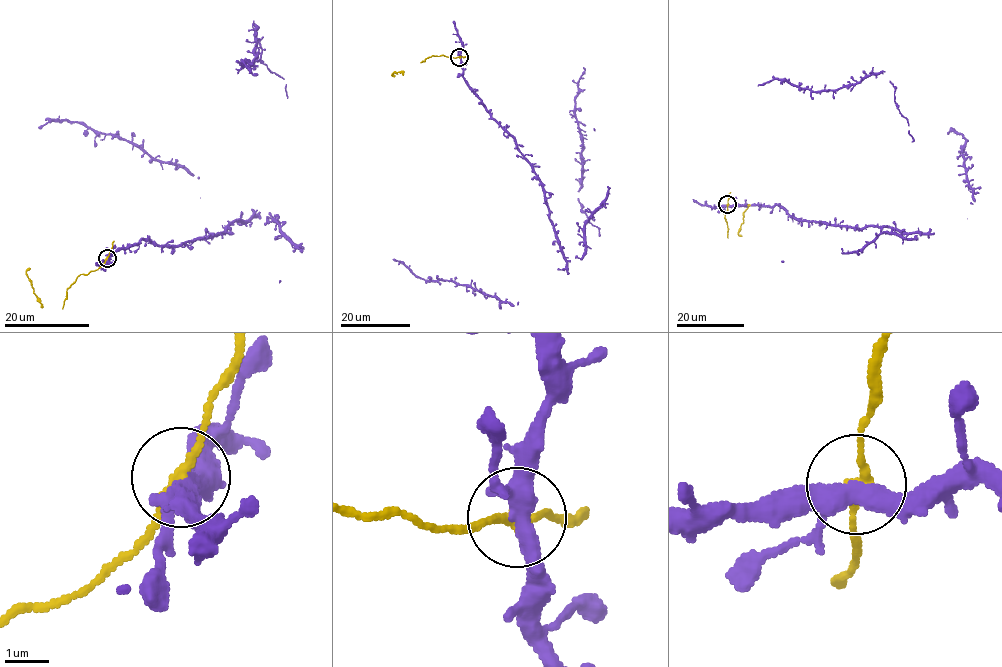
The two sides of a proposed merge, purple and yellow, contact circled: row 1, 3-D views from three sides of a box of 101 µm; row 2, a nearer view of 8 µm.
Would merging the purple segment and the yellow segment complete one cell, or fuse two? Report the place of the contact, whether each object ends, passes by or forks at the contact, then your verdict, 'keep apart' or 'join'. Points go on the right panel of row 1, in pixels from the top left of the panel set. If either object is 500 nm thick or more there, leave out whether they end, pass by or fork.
at (727, 204); purple forks there; yellow passes by; keep apart

